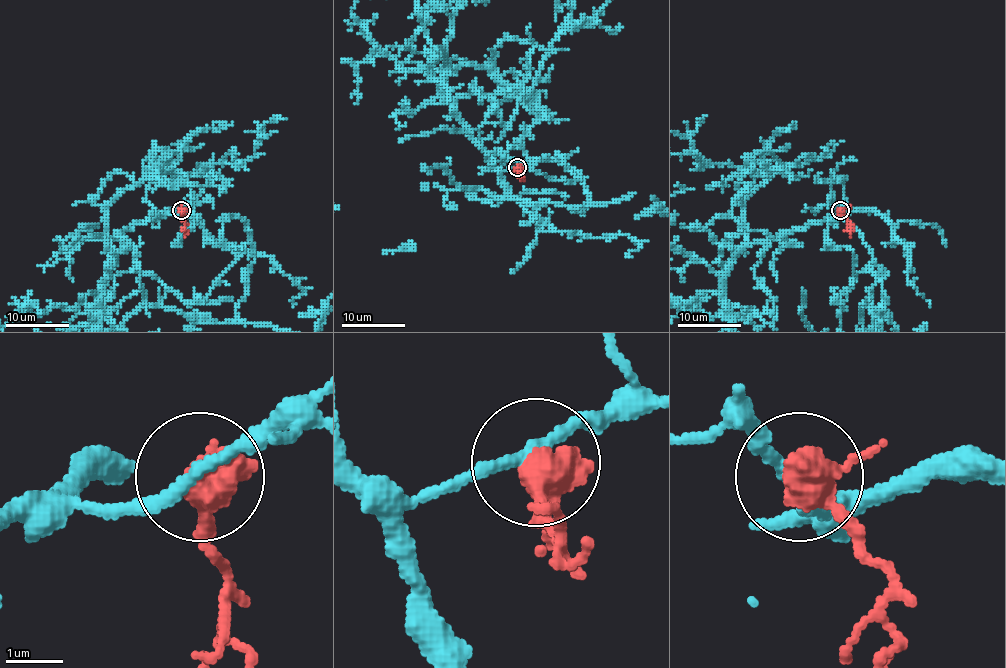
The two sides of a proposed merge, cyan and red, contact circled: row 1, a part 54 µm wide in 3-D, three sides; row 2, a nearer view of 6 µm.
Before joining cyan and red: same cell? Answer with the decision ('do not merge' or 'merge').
do not merge

